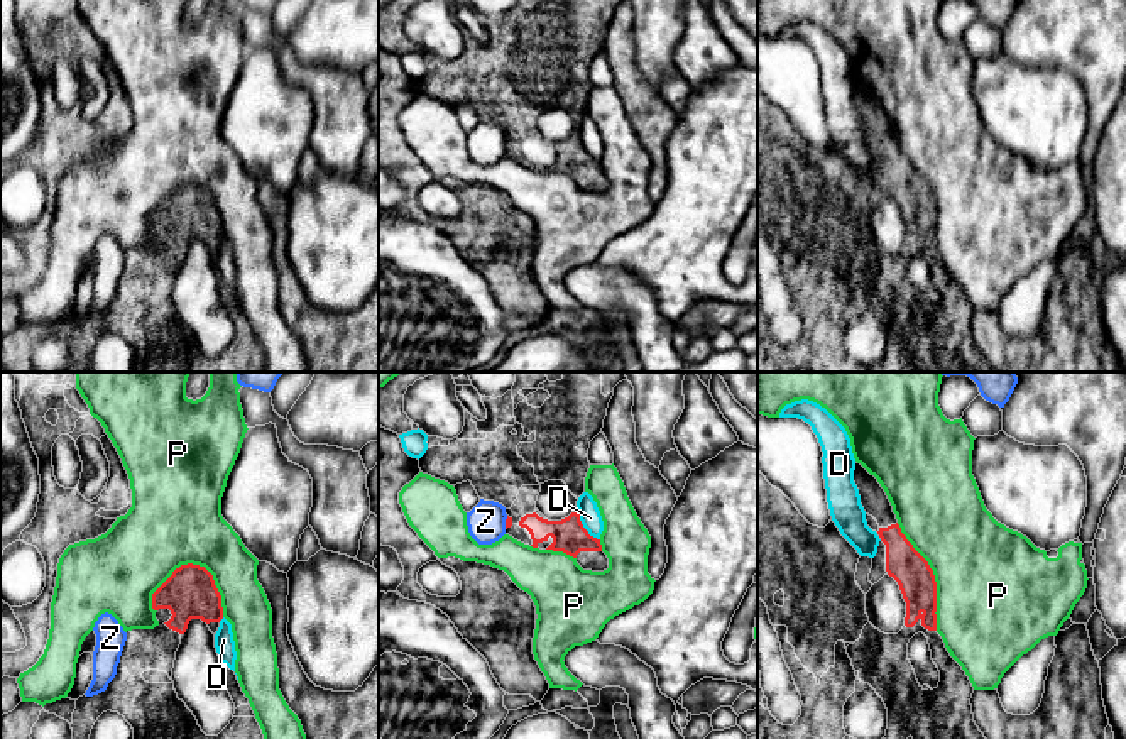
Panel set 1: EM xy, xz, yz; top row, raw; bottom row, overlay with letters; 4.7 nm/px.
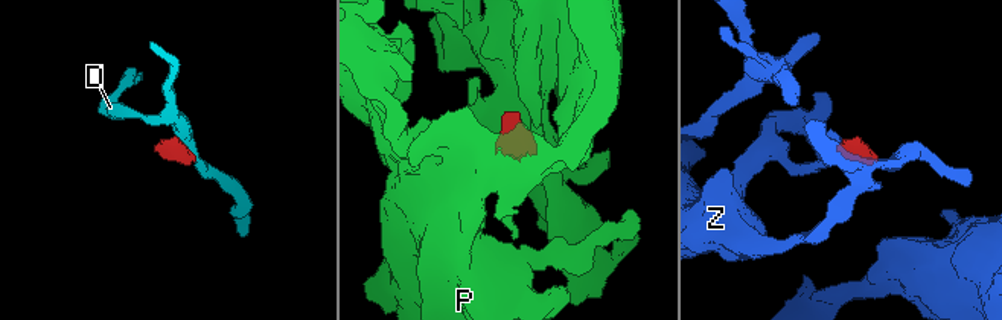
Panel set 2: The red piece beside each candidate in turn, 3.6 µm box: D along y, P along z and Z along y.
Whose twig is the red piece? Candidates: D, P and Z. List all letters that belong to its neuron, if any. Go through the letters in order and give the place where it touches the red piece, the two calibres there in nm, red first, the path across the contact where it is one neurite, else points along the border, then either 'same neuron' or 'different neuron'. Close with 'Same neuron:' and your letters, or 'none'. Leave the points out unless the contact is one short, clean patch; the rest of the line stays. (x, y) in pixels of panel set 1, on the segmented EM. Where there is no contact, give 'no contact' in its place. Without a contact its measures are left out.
D: contact xz (584, 528); calibres 160 and 100 nm; different neuron
P: contact xy (202, 567); calibres 240 and 420 nm; different neuron
Z: contact xz (506, 523); calibres 30 and 180 nm; border xz (508, 516), (504, 528); different neuron
Same neuron: none

